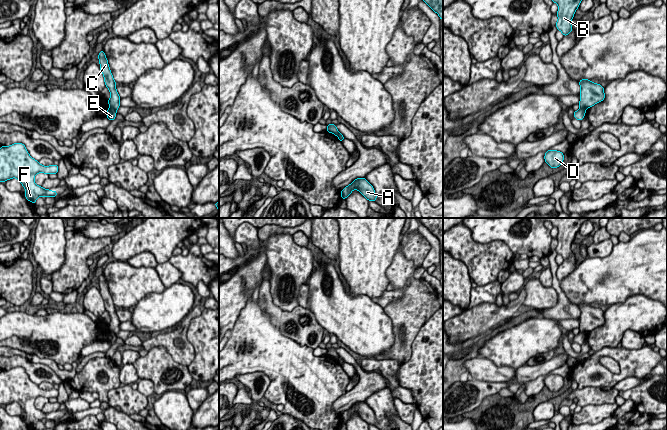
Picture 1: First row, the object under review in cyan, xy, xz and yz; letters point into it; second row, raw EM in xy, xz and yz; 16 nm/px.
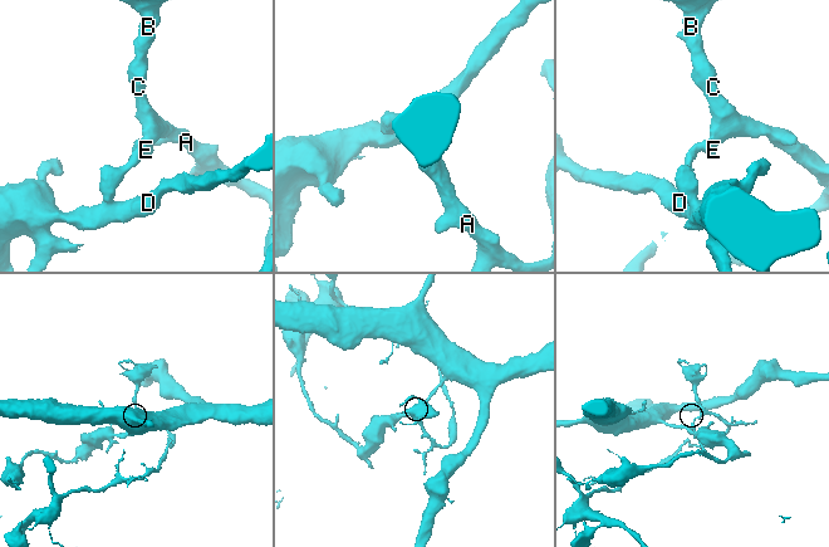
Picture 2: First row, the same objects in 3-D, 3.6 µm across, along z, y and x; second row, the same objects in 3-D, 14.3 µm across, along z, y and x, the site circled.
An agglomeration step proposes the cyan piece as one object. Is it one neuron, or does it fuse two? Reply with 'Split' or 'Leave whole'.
Split

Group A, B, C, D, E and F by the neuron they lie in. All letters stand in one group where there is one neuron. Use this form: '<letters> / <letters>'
A B C / D E F

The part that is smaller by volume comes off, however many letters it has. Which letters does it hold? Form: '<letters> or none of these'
A, B, C

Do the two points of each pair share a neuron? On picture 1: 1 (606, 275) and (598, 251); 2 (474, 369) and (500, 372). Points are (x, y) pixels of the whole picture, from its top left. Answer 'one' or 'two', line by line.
1: two
2: one

